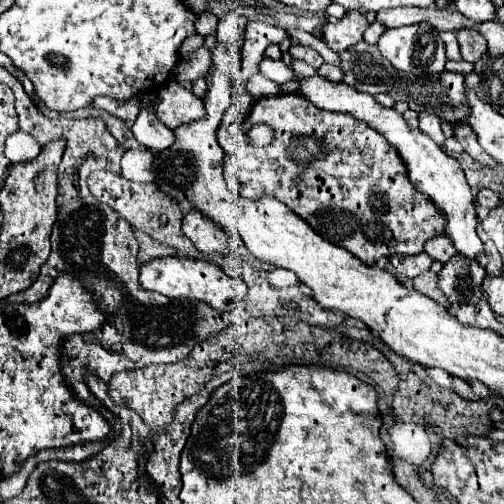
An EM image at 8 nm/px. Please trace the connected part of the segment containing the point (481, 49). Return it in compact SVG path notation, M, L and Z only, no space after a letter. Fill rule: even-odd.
M459 29L455 31L459 47L461 47L461 55L465 61L475 63L487 49L487 41L481 37L479 31L475 29Z

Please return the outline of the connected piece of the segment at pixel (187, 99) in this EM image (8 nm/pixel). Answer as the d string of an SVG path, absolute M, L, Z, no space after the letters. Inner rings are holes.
M171 79L159 89L157 117L169 129L177 129L179 125L185 125L203 117L203 99L193 95L187 87L177 83L175 79Z

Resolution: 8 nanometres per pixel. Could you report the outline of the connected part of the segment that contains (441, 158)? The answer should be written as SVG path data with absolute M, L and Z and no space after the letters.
M263 57L261 63L259 63L259 73L265 75L267 79L283 85L283 83L299 83L299 89L297 93L303 95L305 99L309 99L313 105L317 105L319 109L325 109L325 111L335 111L335 113L347 113L351 117L357 117L361 121L365 121L367 125L371 125L373 129L377 129L399 153L399 157L405 161L405 167L407 167L407 175L409 175L409 181L413 183L413 187L419 191L419 193L425 193L429 195L435 205L447 213L447 227L445 227L445 233L455 249L463 255L463 257L469 257L469 259L475 259L481 251L483 251L483 243L477 235L477 213L475 213L475 199L471 195L471 187L465 179L465 173L459 165L457 159L449 157L431 137L427 137L419 127L413 129L407 125L407 121L403 119L403 115L399 115L395 109L389 109L389 107L383 107L375 101L373 95L369 93L357 93L357 89L351 89L349 85L345 83L335 83L335 81L329 81L321 75L311 75L311 77L299 77L283 59L269 59L269 57Z

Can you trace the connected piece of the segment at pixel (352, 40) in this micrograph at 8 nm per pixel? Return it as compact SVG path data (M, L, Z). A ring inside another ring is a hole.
M353 11L353 13L345 13L339 21L329 21L323 27L325 33L325 43L333 49L333 51L343 51L351 45L355 45L357 41L363 39L365 29L371 23L367 21L365 13L361 11Z

